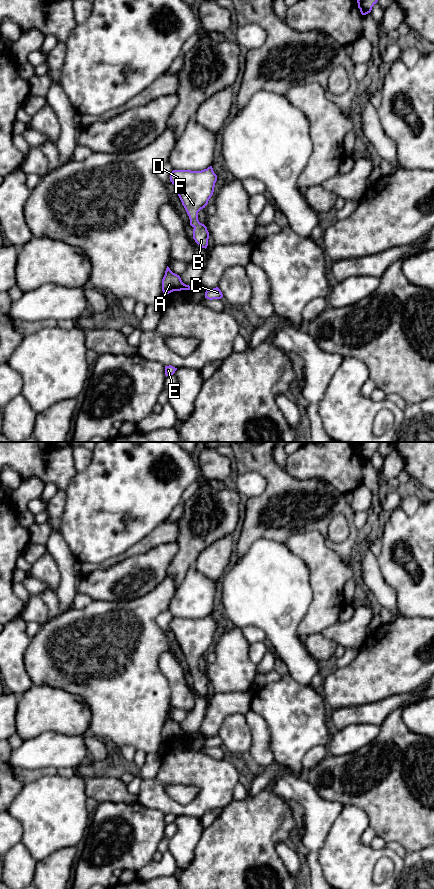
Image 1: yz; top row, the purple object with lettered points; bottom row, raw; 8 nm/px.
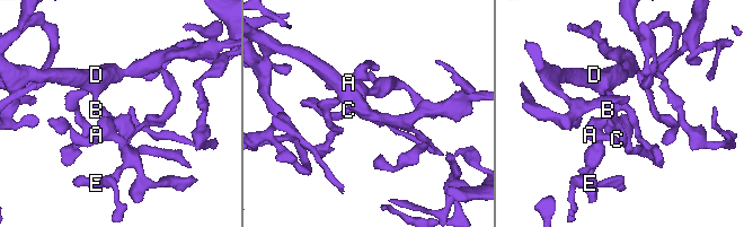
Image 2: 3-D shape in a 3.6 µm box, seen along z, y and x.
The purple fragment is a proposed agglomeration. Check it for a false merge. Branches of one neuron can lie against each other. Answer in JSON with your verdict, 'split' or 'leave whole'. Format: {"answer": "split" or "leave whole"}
{"answer": "leave whole"}

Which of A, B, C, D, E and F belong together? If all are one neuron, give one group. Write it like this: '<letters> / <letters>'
A B C D E F

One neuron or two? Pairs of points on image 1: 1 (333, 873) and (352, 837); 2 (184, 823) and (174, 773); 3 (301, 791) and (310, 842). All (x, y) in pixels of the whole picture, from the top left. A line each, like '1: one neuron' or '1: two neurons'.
1: one neuron
2: two neurons
3: one neuron

